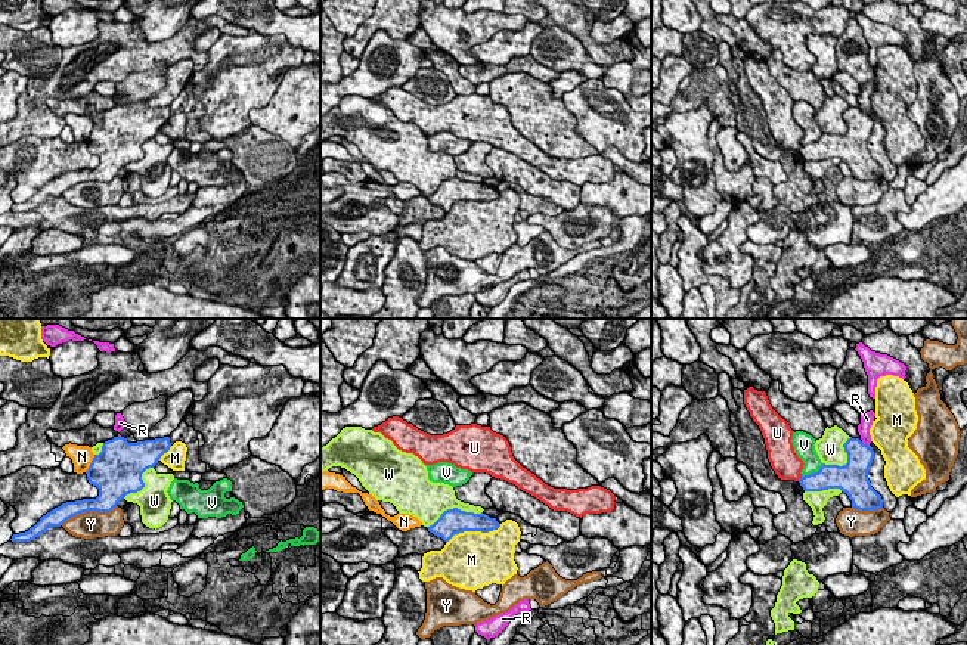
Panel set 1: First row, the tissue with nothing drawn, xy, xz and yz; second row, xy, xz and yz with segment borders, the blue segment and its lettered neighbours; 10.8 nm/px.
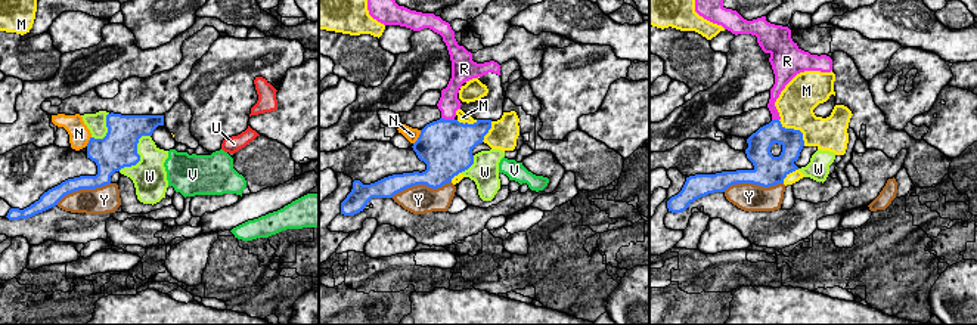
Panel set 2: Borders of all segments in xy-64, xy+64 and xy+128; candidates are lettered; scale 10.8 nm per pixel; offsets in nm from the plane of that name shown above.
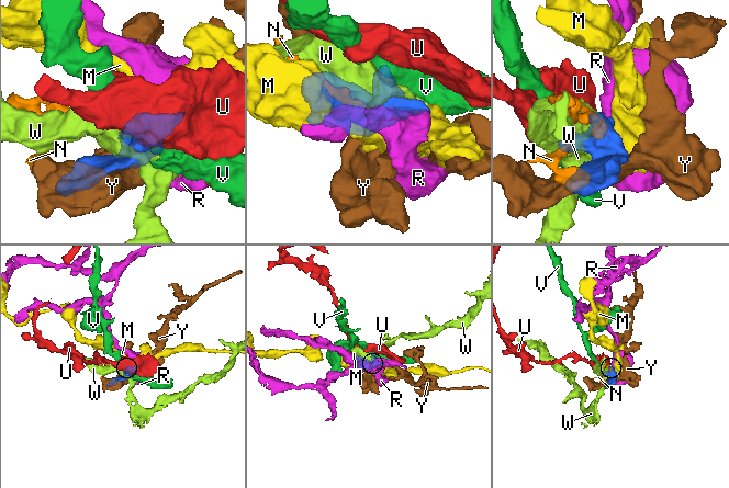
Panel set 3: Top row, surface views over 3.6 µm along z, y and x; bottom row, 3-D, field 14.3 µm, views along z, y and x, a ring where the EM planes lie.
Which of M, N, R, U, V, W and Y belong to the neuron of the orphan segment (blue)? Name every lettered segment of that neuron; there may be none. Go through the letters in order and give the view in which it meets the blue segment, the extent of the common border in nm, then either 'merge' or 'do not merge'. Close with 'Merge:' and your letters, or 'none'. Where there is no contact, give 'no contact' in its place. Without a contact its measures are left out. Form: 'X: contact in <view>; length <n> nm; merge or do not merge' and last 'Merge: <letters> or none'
M: contact in xz; length 650 nm; do not merge
N: contact in xy; length 220 nm; do not merge
R: contact in yz; length 100 nm; merge
U: contact in yz; length 80 nm; do not merge
V: contact in yz; length 280 nm; do not merge
W: contact in xz; length 650 nm; do not merge
Y: contact in xy; length 650 nm; do not merge
Merge: R

